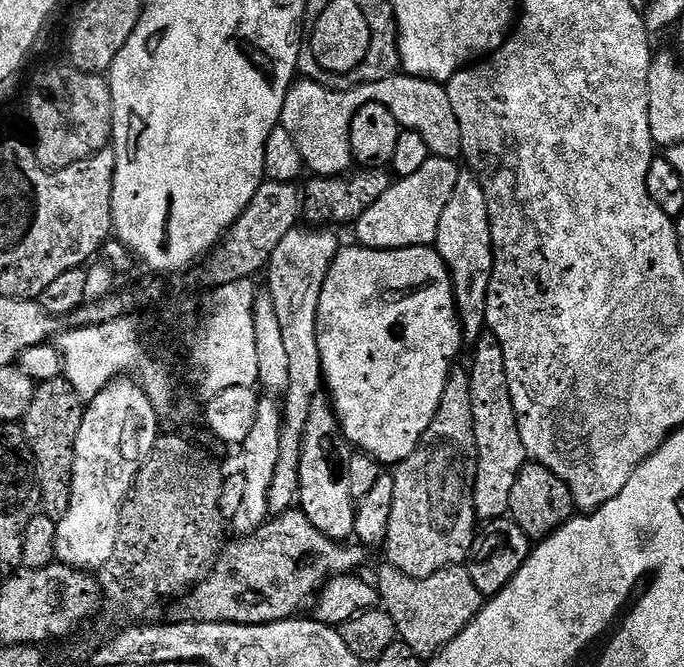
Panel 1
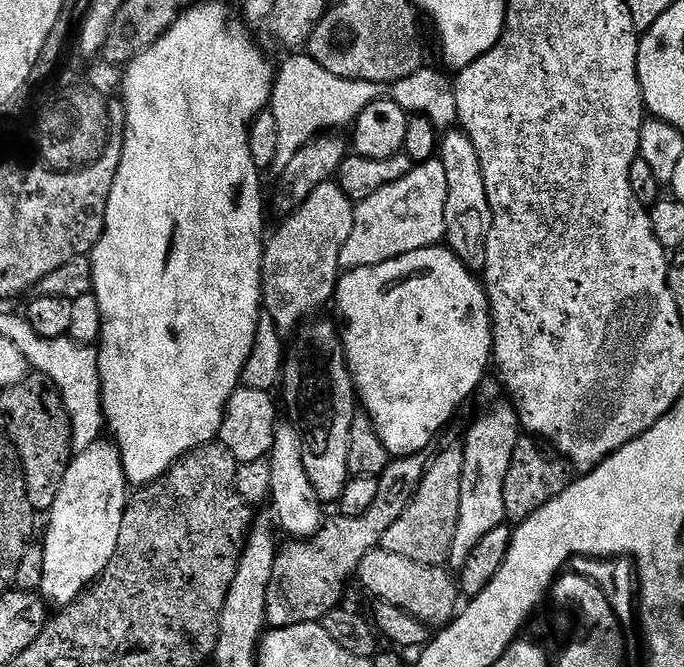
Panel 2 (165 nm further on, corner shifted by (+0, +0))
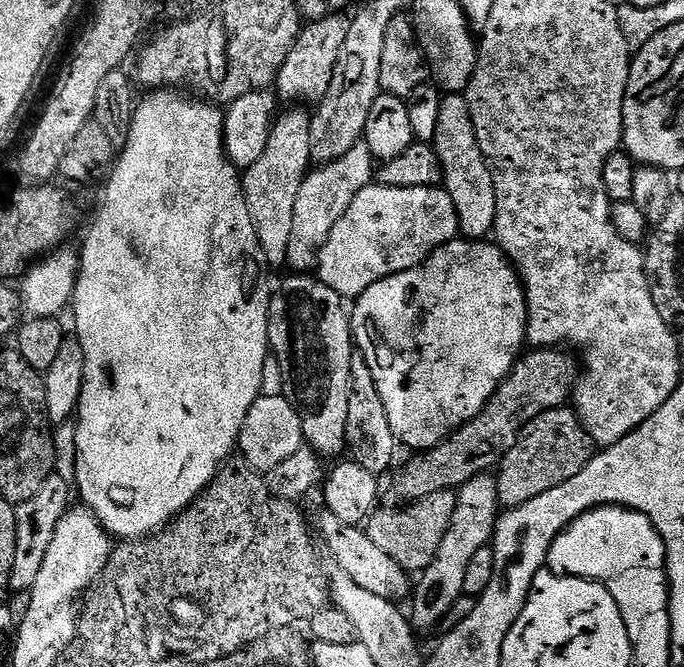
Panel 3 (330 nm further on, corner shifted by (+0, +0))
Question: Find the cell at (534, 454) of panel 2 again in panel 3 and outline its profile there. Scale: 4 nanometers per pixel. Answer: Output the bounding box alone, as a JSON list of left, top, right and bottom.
[495,407,594,510]

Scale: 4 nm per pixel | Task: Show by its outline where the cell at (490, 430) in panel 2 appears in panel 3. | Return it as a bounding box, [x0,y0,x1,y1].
[410,475,502,629]

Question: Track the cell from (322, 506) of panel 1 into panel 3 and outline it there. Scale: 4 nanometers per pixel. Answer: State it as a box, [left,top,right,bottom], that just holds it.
[268,274,354,458]

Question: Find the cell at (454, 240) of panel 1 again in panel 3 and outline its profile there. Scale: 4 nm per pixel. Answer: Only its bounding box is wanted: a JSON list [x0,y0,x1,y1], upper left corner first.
[434,94,496,241]

